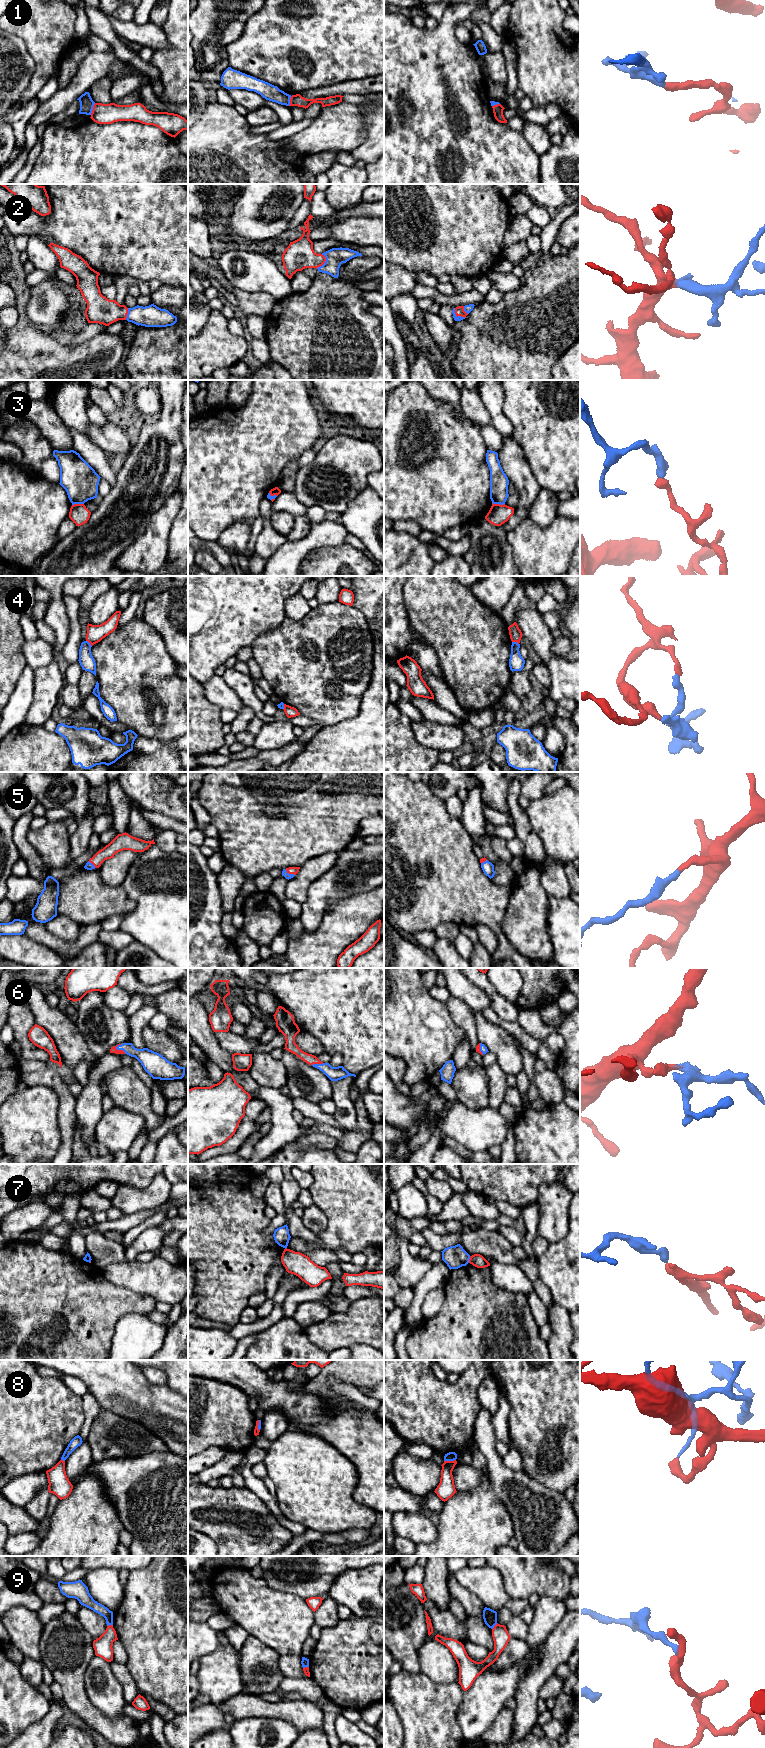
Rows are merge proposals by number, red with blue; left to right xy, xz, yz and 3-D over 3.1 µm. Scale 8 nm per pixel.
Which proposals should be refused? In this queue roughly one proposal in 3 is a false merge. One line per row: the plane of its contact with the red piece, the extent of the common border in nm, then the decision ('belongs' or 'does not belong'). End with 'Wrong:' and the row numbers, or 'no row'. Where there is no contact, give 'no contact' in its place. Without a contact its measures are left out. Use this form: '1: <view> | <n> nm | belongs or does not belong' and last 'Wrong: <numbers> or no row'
1: xy | 100 nm | does not belong
2: xz | 130 nm | belongs
3: yz | 110 nm | does not belong
4: xy | 70 nm | does not belong
5: xz | 90 nm | belongs
6: xy | 100 nm | belongs
7: yz | 60 nm | does not belong
8: yz | 100 nm | does not belong
9: yz | 70 nm | does not belong
Wrong: 1, 3, 4, 7, 8, 9

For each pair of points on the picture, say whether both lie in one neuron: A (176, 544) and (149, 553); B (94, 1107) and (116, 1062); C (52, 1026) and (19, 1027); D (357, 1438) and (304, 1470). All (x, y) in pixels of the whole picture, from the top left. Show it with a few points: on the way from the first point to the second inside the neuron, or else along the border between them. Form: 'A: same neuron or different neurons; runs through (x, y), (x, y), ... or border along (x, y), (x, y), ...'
A: different neurons; border along (173, 523), (169, 534), (169, 548), (166, 560)
B: same neuron; runs through (94, 1094), (94, 1078), (103, 1069)
C: different neurons; border along (30, 1009), (35, 1023)
D: different neurons; border along (318, 1436), (337, 1448), (355, 1465)

